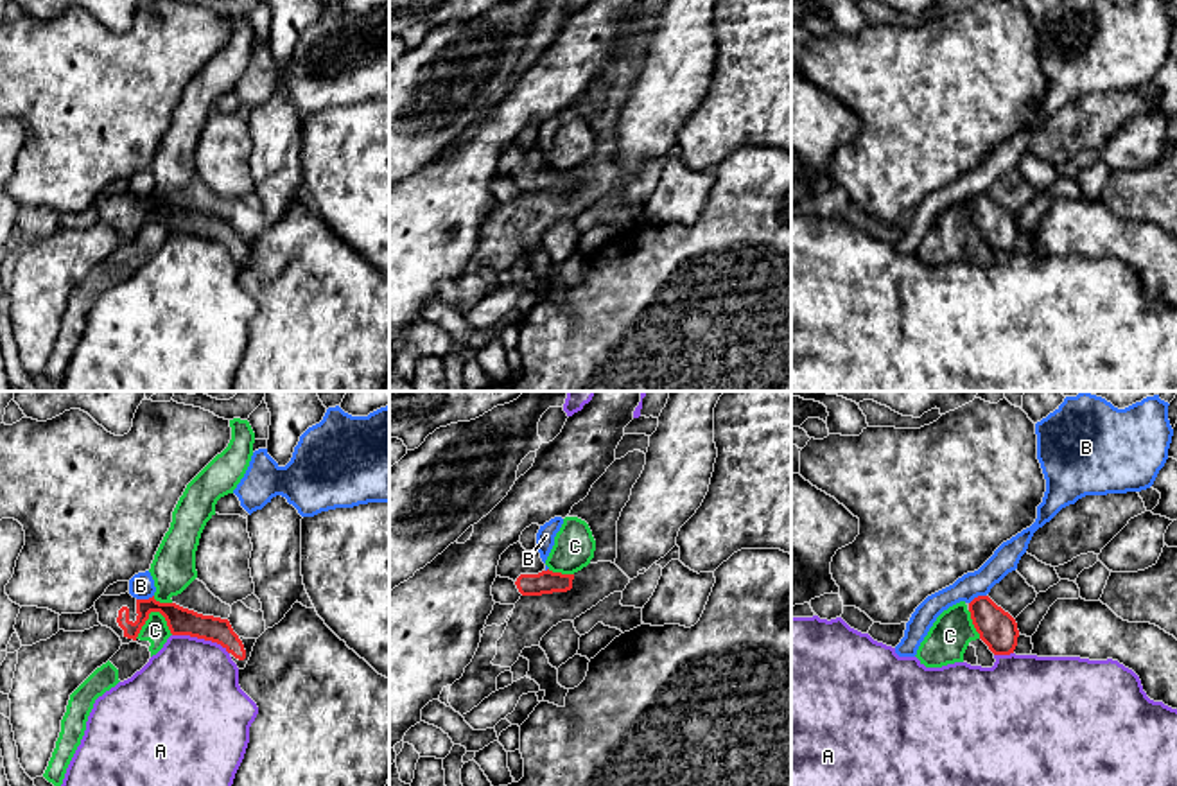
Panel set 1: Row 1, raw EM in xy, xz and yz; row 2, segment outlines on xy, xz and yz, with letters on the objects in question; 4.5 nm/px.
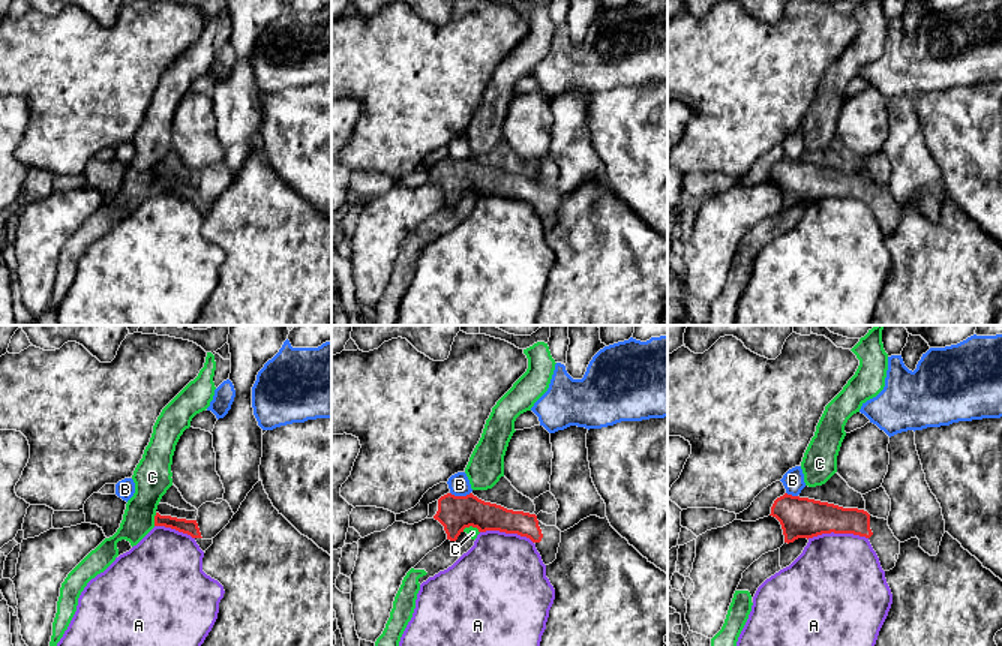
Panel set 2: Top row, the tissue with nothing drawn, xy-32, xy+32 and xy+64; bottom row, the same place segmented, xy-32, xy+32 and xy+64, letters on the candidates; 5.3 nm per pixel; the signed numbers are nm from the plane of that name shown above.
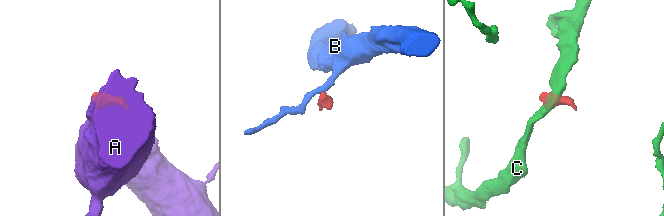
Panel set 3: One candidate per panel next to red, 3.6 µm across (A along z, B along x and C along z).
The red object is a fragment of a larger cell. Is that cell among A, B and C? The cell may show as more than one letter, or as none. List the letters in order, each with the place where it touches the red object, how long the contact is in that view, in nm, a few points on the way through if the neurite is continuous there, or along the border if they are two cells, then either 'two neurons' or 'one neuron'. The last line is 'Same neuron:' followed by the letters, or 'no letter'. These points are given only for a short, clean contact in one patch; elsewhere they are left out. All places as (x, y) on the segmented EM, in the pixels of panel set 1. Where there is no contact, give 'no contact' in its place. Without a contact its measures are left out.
A: meets red in xy at (201, 637); contact 280 nm long; border along xy (173, 634), (216, 641), (228, 654); two neurons
B: meets red in xy at (144, 600); contact 80 nm long; border along xy (153, 594), (137, 600); two neurons
C: meets red in xy at (153, 611); contact 180 nm long; border along xy (173, 634), (167, 621), (158, 612), (151, 612), (135, 637); two neurons
Same neuron: no letter

